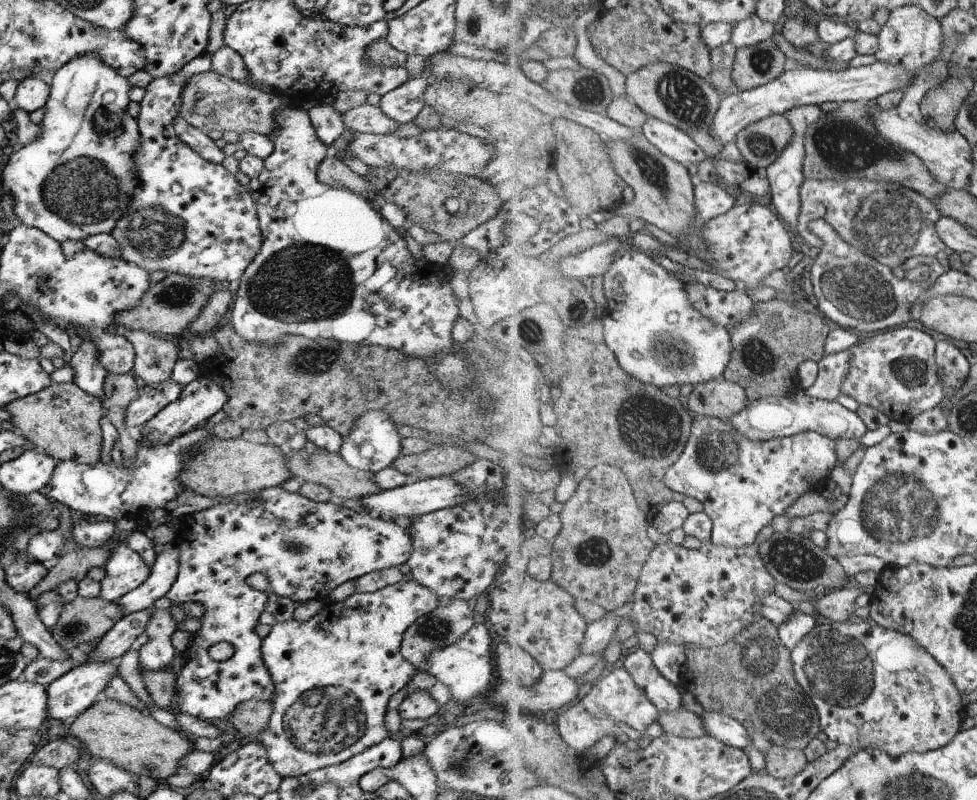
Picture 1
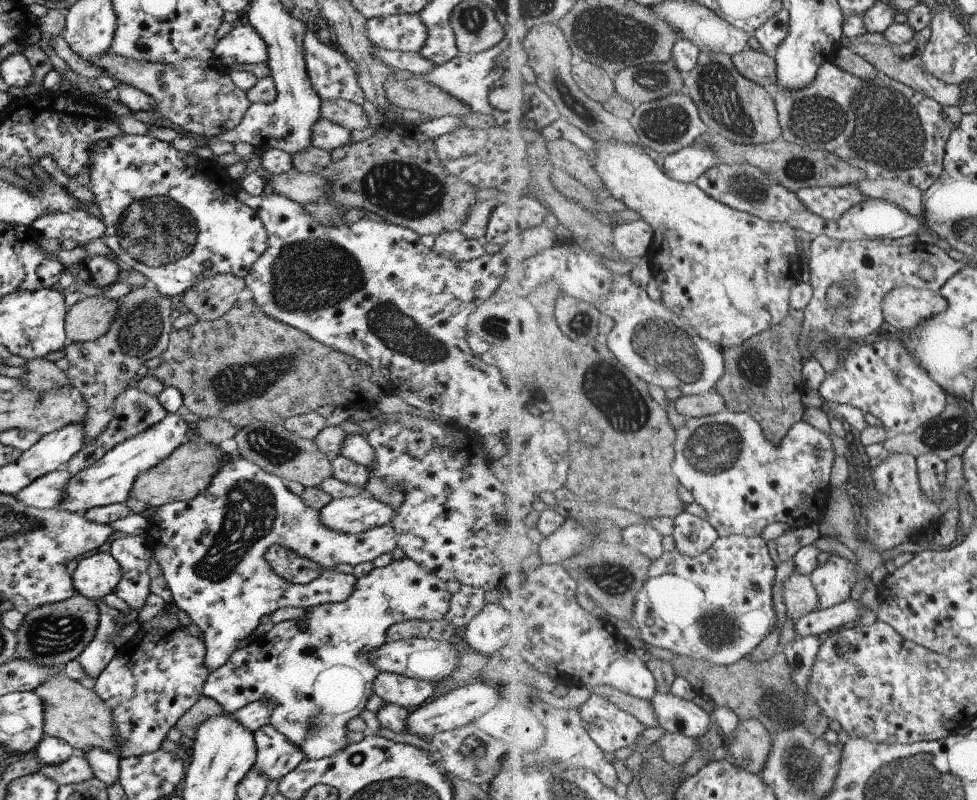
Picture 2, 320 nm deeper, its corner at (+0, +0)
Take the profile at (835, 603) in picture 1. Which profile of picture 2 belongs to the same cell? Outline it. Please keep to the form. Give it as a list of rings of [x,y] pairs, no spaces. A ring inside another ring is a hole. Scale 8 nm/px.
[[[793,572],[784,580],[781,592],[788,616],[793,622],[818,608],[819,595],[810,575]]]

